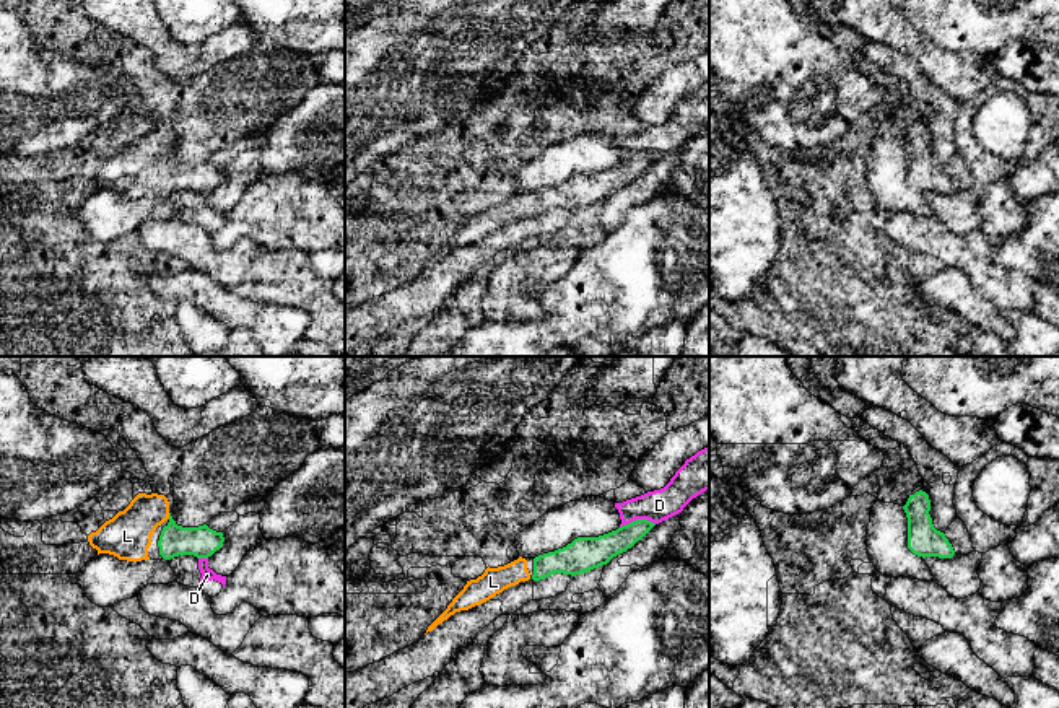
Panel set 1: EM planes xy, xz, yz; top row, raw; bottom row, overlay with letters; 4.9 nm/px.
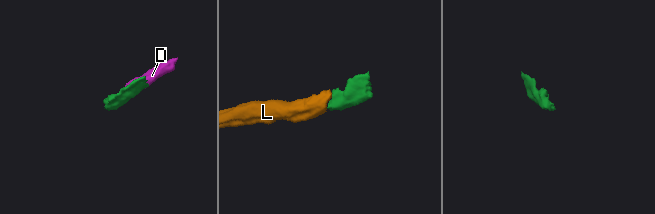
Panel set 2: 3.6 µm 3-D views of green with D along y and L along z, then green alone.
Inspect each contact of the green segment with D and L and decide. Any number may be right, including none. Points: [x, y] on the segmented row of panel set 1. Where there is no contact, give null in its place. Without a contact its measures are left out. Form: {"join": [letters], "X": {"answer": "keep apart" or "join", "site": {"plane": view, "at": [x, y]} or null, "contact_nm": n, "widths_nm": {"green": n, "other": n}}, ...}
{"join": ["L"], "D": {"answer": "keep apart", "site": {"plane": "xz", "at": [636, 520]}, "contact_nm": 180, "widths_nm": {"green": 140, "other": 160}}, "L": {"answer": "join", "site": {"plane": "xy", "at": [169, 516]}, "contact_nm": 30, "widths_nm": {"green": 160, "other": 240}}}

